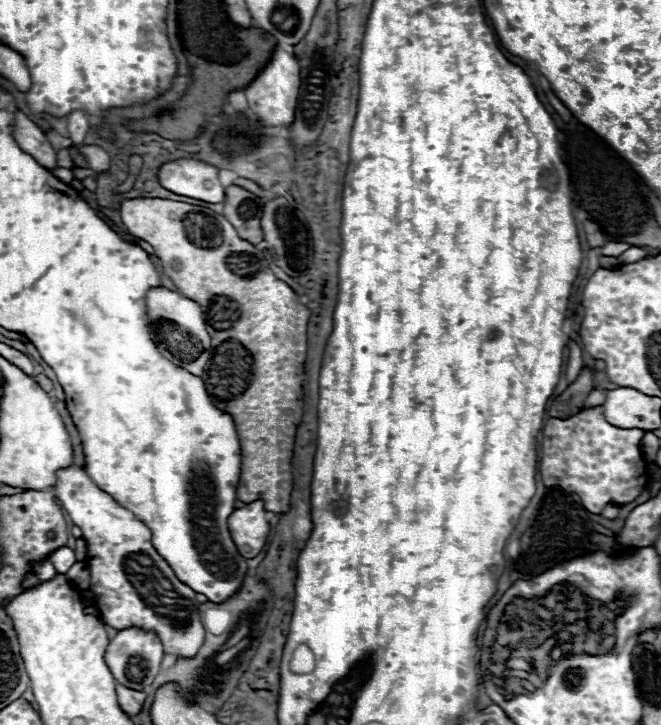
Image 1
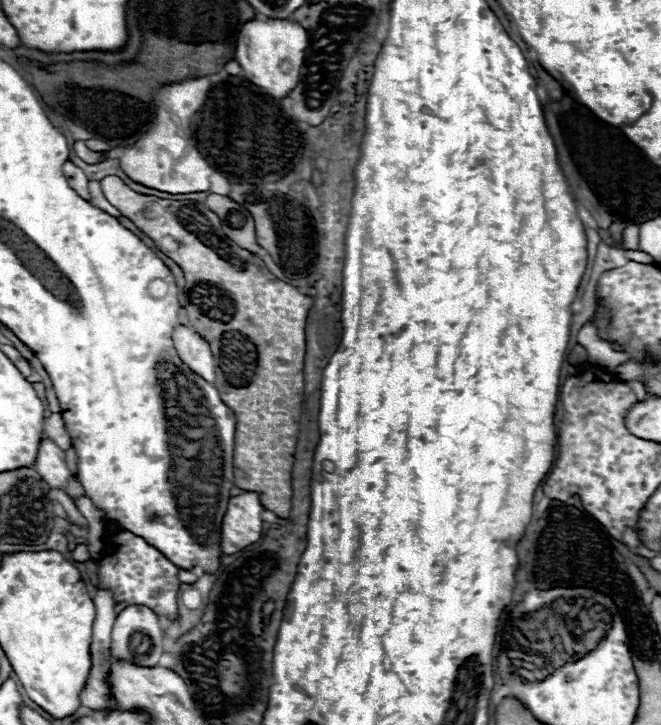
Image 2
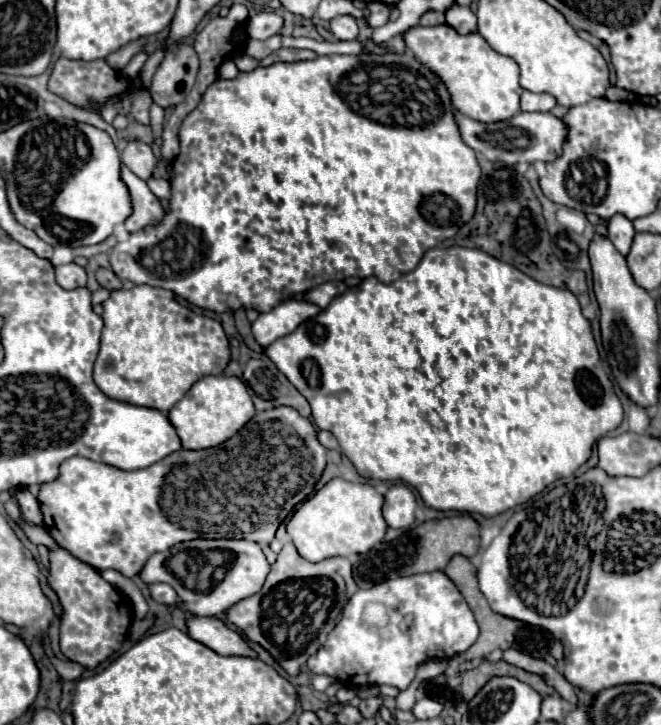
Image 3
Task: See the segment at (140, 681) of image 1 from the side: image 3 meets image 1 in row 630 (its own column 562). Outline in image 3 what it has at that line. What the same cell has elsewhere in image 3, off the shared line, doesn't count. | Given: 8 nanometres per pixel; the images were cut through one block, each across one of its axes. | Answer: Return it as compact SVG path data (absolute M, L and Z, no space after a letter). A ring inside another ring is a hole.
M518 112L510 120L496 122L496 124L480 124L468 116L458 114L458 126L462 132L462 140L482 152L488 160L516 164L516 162L552 162L562 154L562 144L568 138L568 126L564 120L550 112Z

